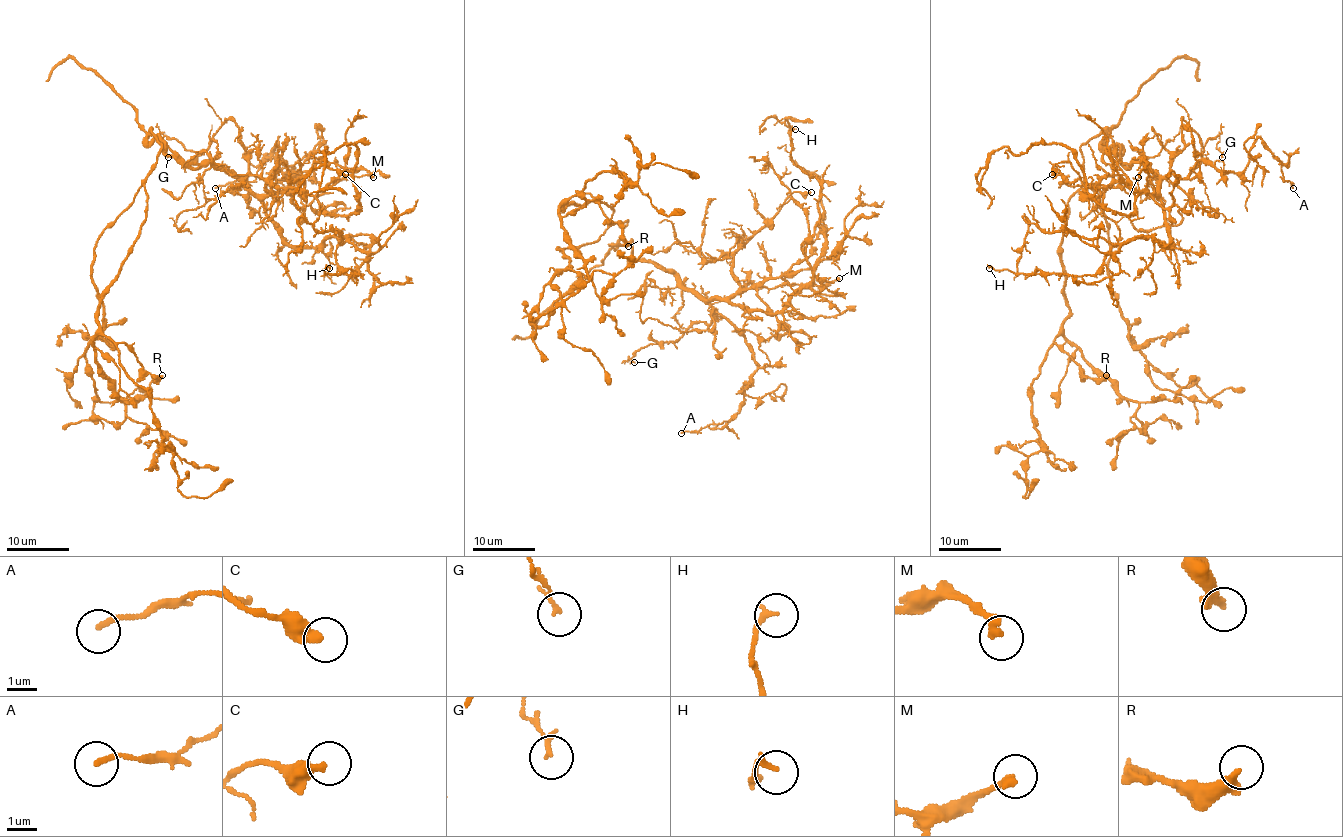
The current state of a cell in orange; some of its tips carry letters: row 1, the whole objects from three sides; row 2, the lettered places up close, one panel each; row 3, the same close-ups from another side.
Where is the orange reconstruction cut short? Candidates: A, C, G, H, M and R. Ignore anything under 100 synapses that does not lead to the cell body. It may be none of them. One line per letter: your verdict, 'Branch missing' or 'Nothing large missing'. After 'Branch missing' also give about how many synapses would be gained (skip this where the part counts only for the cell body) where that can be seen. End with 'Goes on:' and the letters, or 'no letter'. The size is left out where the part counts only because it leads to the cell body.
A: Nothing large missing
C: Nothing large missing
G: Nothing large missing
H: Nothing large missing
M: Nothing large missing
R: Nothing large missing
Goes on: no letter

